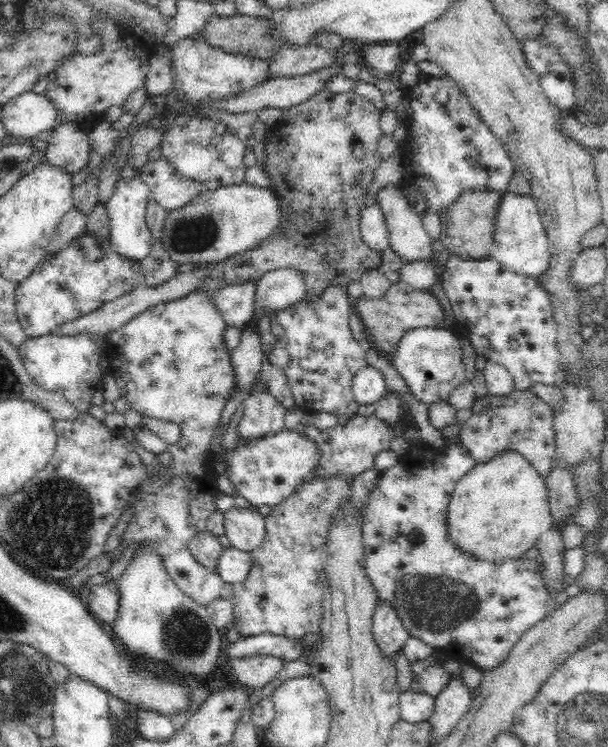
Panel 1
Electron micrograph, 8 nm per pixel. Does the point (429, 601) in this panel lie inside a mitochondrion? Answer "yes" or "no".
yes

